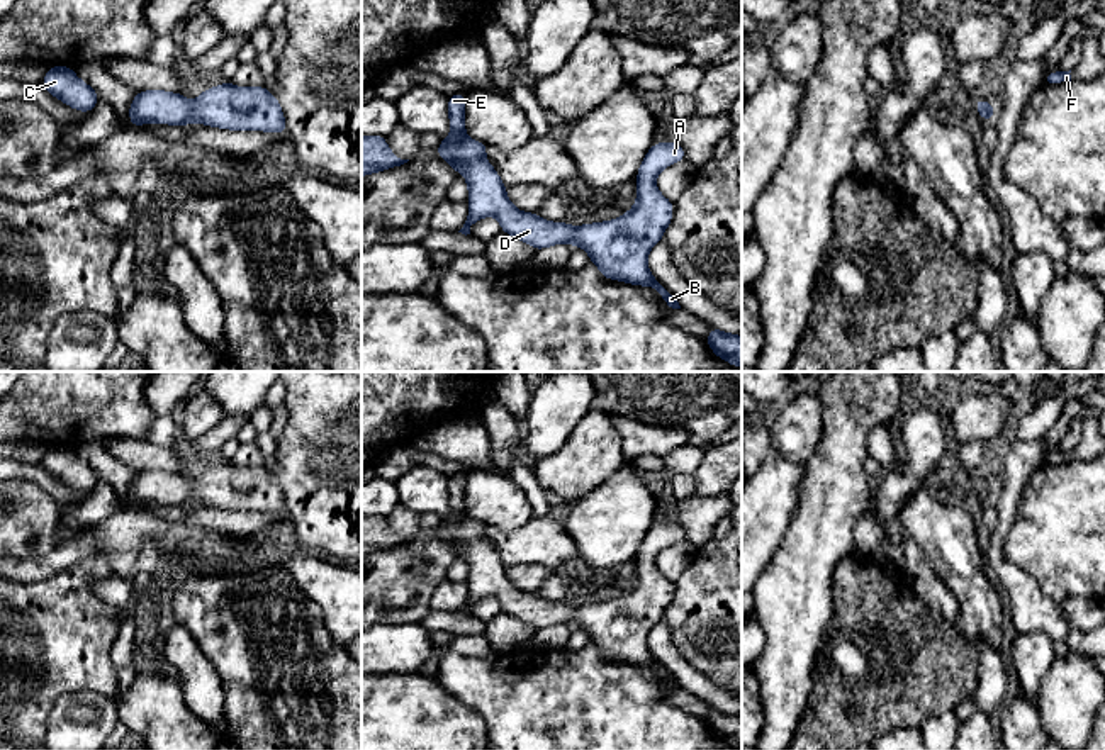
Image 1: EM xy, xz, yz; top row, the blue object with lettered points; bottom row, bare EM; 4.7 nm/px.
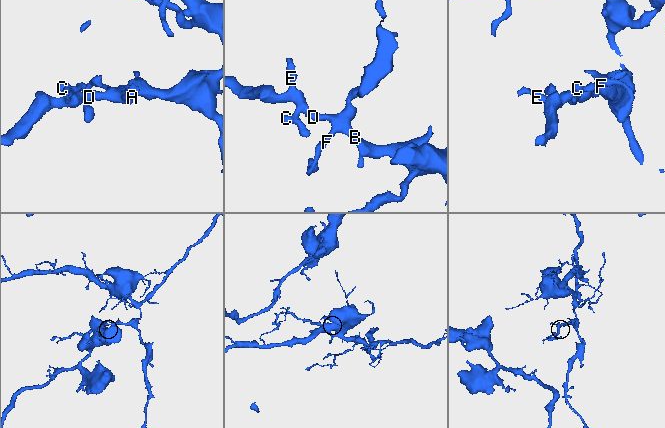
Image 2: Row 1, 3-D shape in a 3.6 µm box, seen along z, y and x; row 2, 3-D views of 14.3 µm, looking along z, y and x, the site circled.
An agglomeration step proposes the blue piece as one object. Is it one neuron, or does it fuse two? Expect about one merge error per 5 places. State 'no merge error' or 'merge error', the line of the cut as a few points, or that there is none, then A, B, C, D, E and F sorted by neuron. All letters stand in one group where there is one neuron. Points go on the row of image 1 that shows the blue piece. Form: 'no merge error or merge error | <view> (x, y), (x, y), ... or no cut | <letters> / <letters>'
no merge error | no cut | A B C D E F

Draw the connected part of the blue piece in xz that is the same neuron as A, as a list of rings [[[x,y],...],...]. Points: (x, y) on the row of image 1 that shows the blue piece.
[[[465,92],[448,97],[448,119],[452,134],[441,137],[438,156],[450,163],[460,176],[465,173],[468,187],[468,217],[462,234],[484,217],[494,215],[501,231],[533,246],[536,251],[553,244],[575,244],[587,251],[608,280],[618,280],[637,287],[653,287],[662,300],[681,309],[677,299],[650,273],[648,251],[664,238],[674,214],[674,202],[665,199],[657,185],[657,175],[672,163],[684,161],[681,143],[653,143],[637,171],[637,204],[621,217],[570,226],[550,222],[538,214],[518,210],[496,168],[487,161],[487,144],[465,134]]]

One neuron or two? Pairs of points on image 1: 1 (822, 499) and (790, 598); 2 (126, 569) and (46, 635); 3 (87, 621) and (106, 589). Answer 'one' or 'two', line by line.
1: one
2: two
3: two

